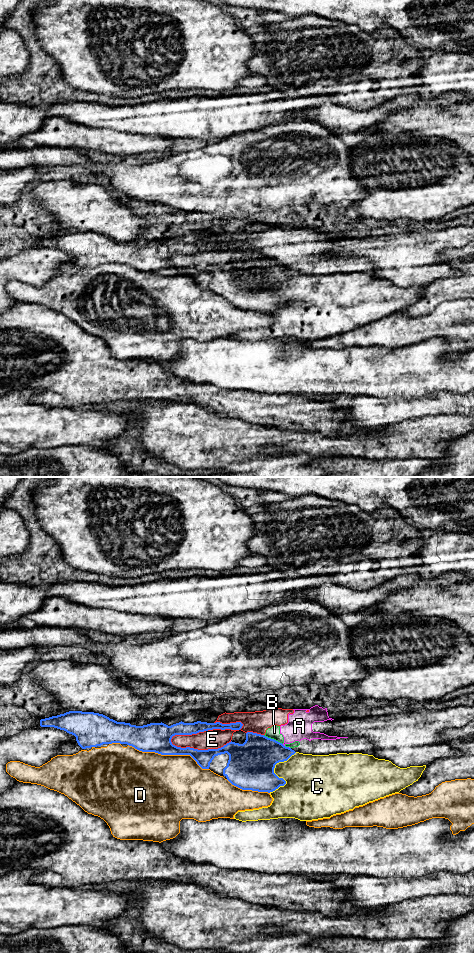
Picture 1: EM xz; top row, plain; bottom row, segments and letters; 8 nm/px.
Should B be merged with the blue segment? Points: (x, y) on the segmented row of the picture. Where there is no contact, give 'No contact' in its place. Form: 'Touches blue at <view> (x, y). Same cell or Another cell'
Touches blue at xz (273, 739). Another cell

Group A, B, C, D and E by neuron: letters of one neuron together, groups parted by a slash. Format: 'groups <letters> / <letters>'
groups A B E / C / D

